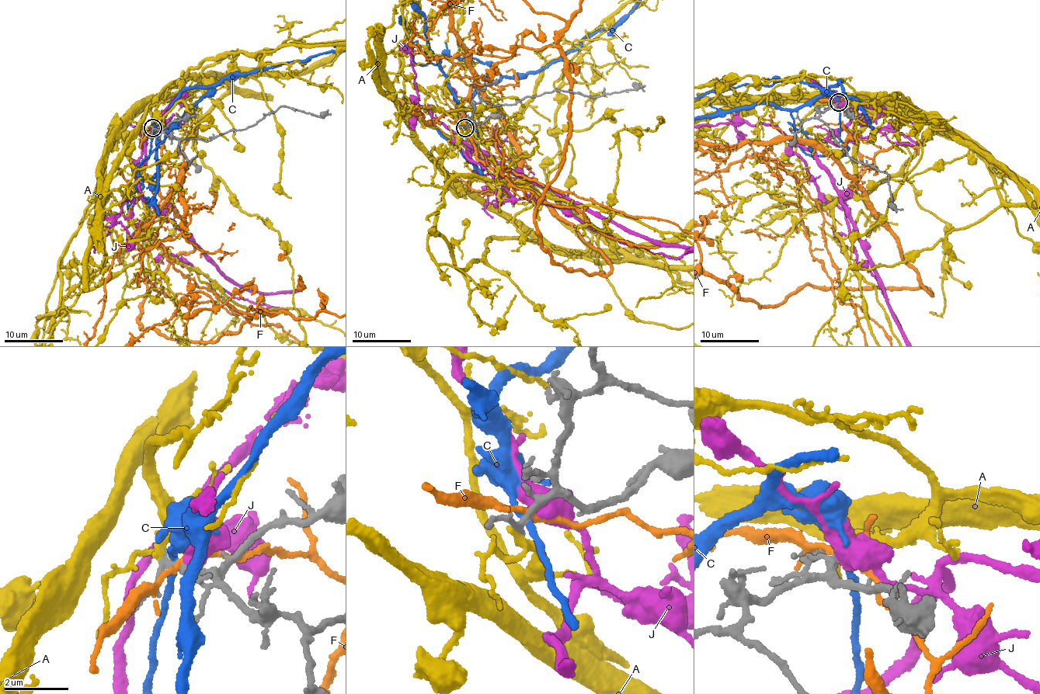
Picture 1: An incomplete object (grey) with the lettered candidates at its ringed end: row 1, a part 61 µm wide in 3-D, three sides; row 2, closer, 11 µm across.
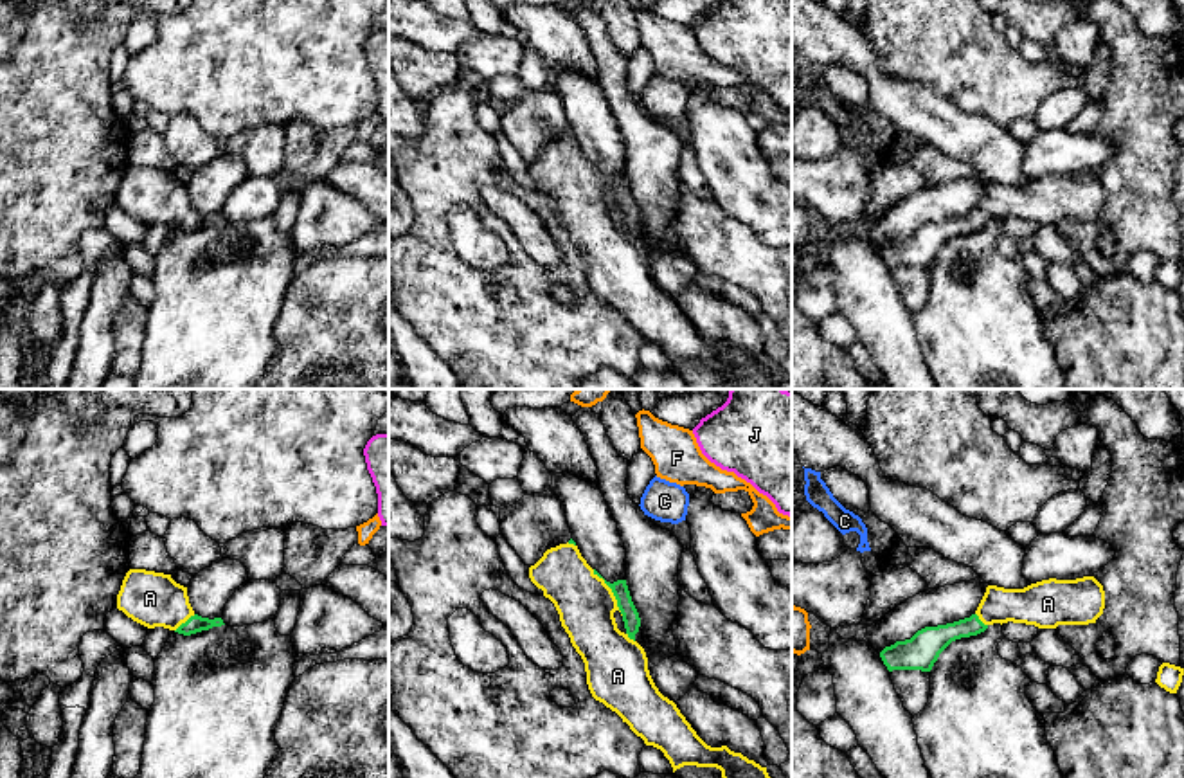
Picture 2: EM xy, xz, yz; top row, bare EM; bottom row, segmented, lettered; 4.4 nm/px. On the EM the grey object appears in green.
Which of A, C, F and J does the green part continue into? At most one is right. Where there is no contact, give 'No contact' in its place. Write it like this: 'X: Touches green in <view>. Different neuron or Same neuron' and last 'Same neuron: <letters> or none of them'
A: Touches green in xz. Same neuron
C: No contact. Different neuron
F: No contact. Different neuron
J: No contact. Different neuron
Same neuron: A

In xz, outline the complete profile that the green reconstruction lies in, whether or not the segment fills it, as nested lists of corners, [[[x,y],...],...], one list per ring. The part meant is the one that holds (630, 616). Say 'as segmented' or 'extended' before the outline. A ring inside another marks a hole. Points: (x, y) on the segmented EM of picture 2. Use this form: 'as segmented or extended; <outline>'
extended; [[[572,538],[567,544],[547,549],[529,567],[529,578],[554,603],[561,627],[585,663],[592,697],[615,711],[646,746],[660,749],[669,760],[673,773],[684,765],[696,765],[716,767],[722,771],[722,778],[770,778],[767,767],[741,753],[734,753],[727,746],[707,746],[677,704],[659,692],[648,670],[646,652],[635,641],[641,618],[626,580],[606,582],[587,564]]]

